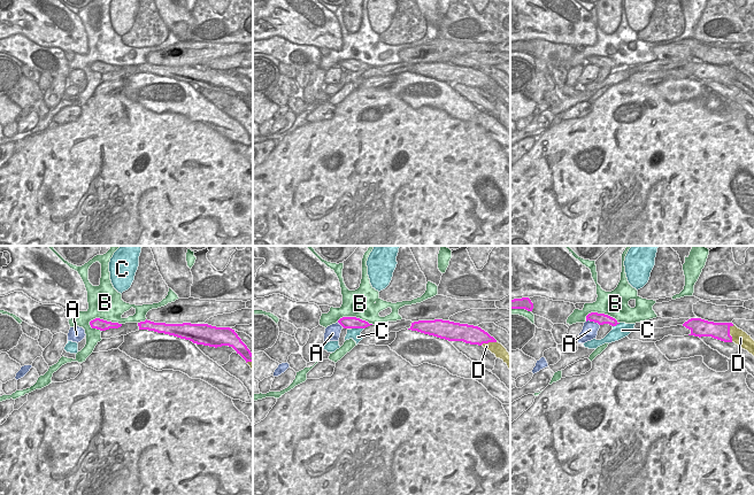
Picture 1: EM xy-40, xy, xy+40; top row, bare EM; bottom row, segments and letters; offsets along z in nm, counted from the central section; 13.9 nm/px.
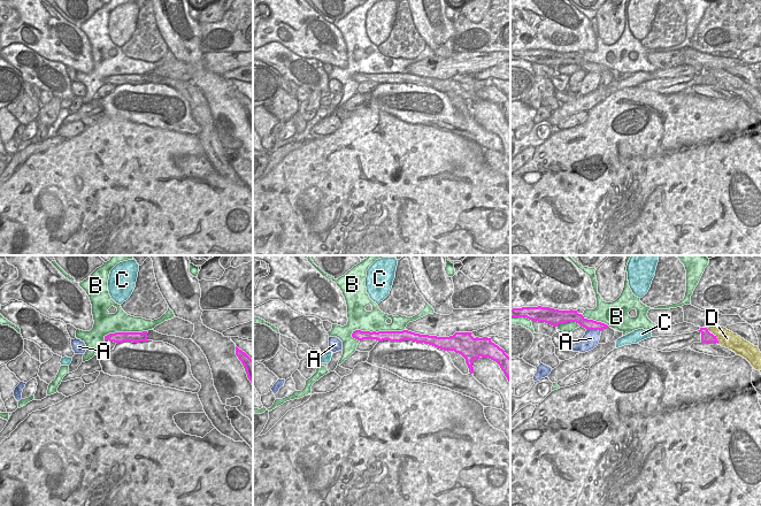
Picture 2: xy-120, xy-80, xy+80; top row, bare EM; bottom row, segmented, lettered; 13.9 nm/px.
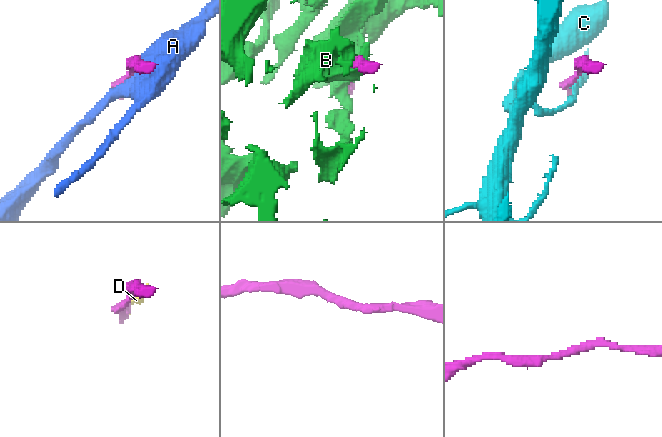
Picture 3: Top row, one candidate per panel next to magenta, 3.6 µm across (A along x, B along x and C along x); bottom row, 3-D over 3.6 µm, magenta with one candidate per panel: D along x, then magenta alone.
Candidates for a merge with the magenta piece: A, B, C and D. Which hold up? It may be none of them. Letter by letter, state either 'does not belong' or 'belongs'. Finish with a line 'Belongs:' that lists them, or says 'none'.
A: does not belong
B: does not belong
C: does not belong
D: does not belong
Belongs: none

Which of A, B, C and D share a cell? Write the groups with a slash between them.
A / B / C / D

